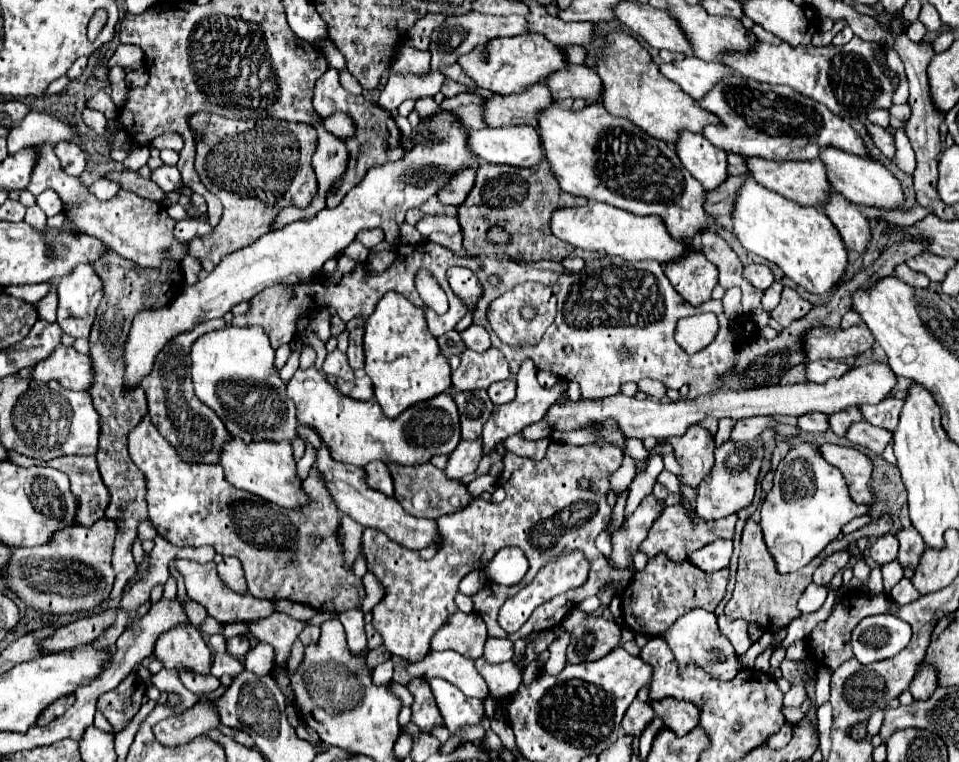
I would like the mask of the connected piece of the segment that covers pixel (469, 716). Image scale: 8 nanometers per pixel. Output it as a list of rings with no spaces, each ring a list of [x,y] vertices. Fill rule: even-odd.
[[[431,678],[427,680],[433,698],[437,702],[437,708],[441,710],[443,722],[449,728],[449,732],[455,732],[463,728],[465,724],[475,726],[483,718],[483,702],[477,698],[465,698],[461,690],[445,682],[443,678]]]

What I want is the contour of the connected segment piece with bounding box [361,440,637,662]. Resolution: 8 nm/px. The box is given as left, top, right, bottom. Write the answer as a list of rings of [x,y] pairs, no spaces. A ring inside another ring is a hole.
[[[555,440],[549,444],[545,458],[539,462],[507,452],[503,458],[505,468],[499,476],[499,484],[507,492],[505,500],[501,504],[477,500],[465,510],[440,517],[437,525],[445,544],[441,544],[439,552],[431,560],[421,560],[419,552],[397,546],[397,542],[393,542],[387,534],[381,534],[381,530],[365,528],[361,546],[365,550],[363,554],[367,560],[367,570],[373,572],[387,588],[385,598],[373,608],[373,626],[383,636],[383,644],[389,654],[401,656],[407,662],[423,660],[429,652],[429,638],[433,636],[433,630],[437,630],[437,626],[441,626],[441,622],[445,622],[457,610],[453,596],[457,594],[459,580],[471,570],[485,568],[485,562],[489,562],[489,558],[493,558],[493,554],[503,546],[519,546],[529,560],[529,570],[518,584],[506,587],[506,593],[505,586],[487,584],[473,594],[473,608],[487,624],[487,634],[491,638],[509,638],[511,642],[517,642],[531,632],[551,630],[577,602],[595,596],[607,580],[615,580],[616,593],[624,590],[637,570],[609,568],[605,556],[595,548],[595,538],[607,528],[611,518],[611,508],[607,504],[607,478],[621,466],[621,460],[623,452],[617,446],[571,446]],[[581,480],[589,482],[589,490],[581,490]],[[573,548],[581,548],[591,562],[591,572],[585,586],[562,593],[553,598],[553,602],[539,606],[521,630],[515,634],[505,634],[497,626],[497,610],[501,608],[501,601],[530,584],[537,570],[547,560],[559,558]]]

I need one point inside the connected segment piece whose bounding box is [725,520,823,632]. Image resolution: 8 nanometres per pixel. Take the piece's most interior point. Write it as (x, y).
(761, 596)

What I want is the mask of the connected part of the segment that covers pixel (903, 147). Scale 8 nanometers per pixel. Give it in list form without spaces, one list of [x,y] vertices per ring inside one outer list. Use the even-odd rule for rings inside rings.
[[[897,130],[895,134],[895,164],[905,174],[911,174],[915,170],[915,152],[909,138],[901,130]]]

